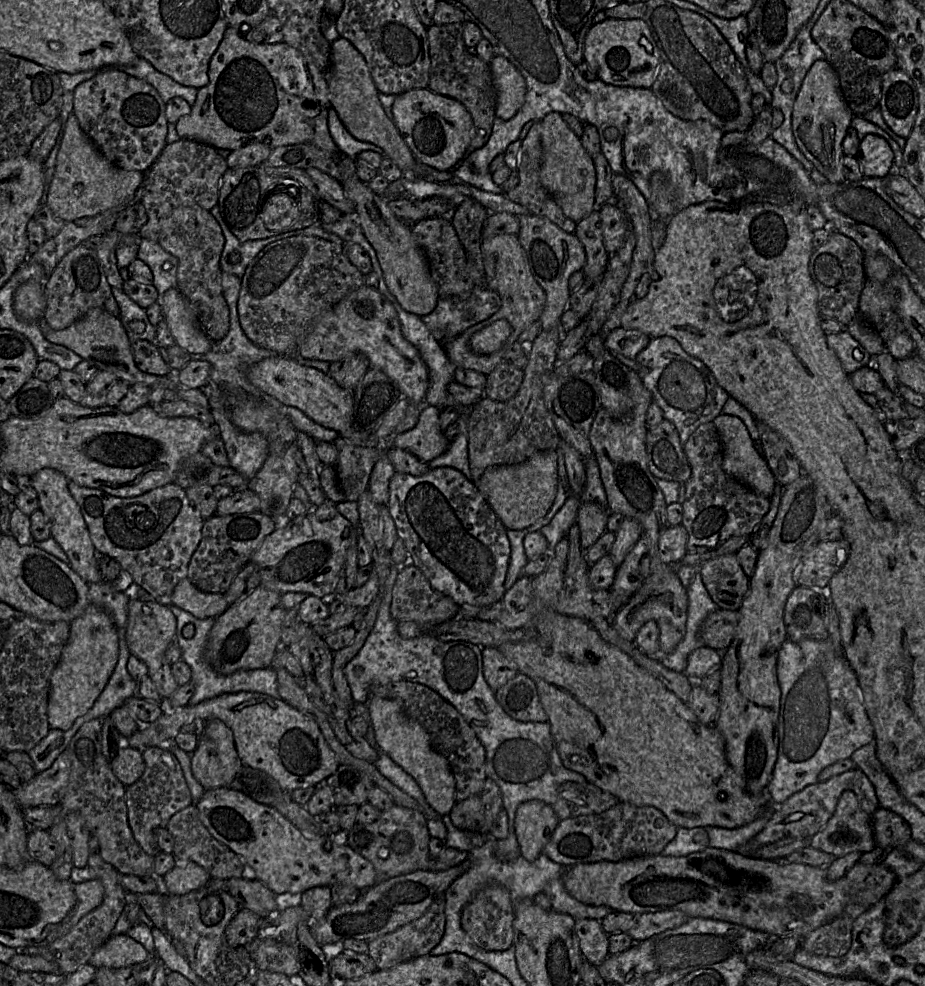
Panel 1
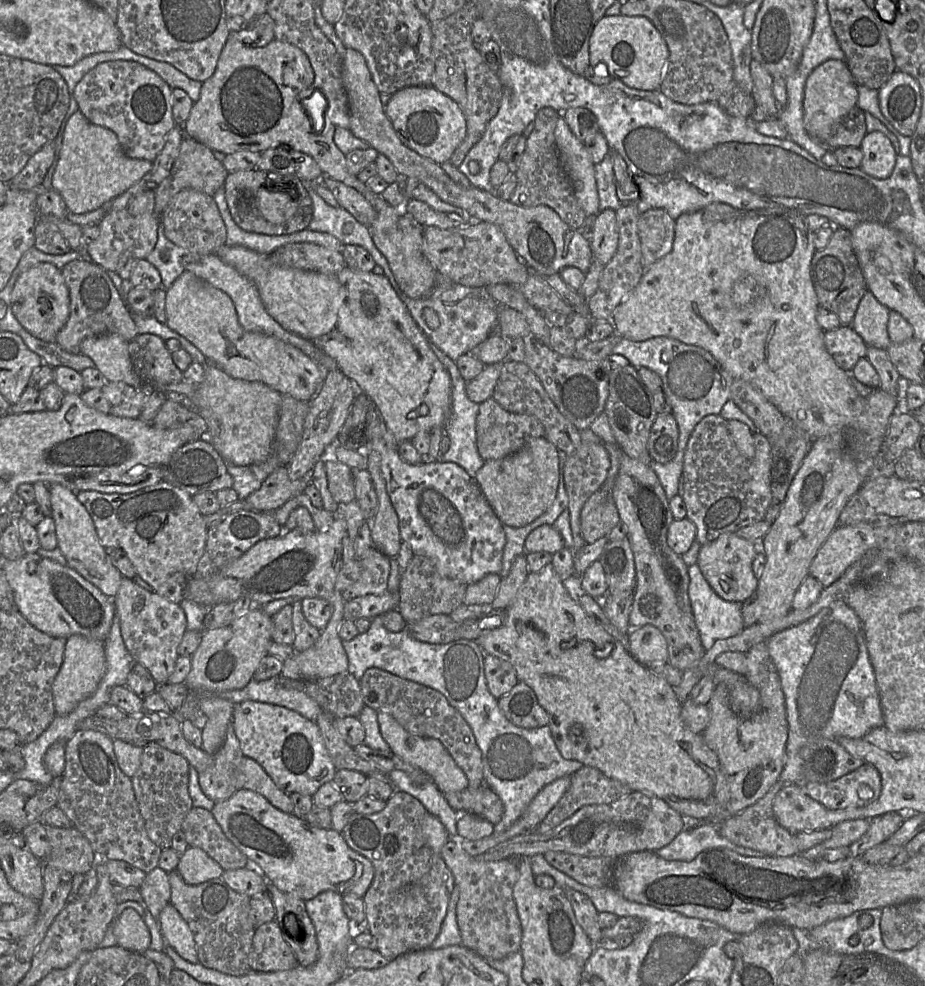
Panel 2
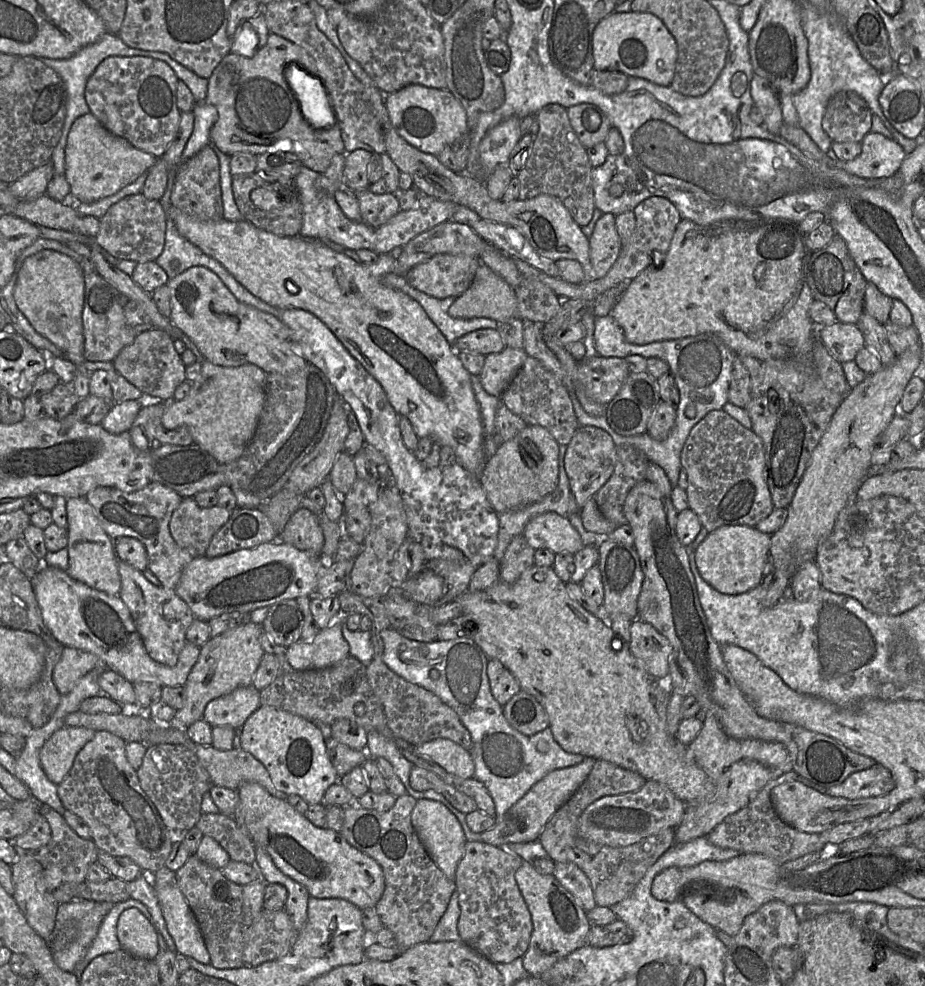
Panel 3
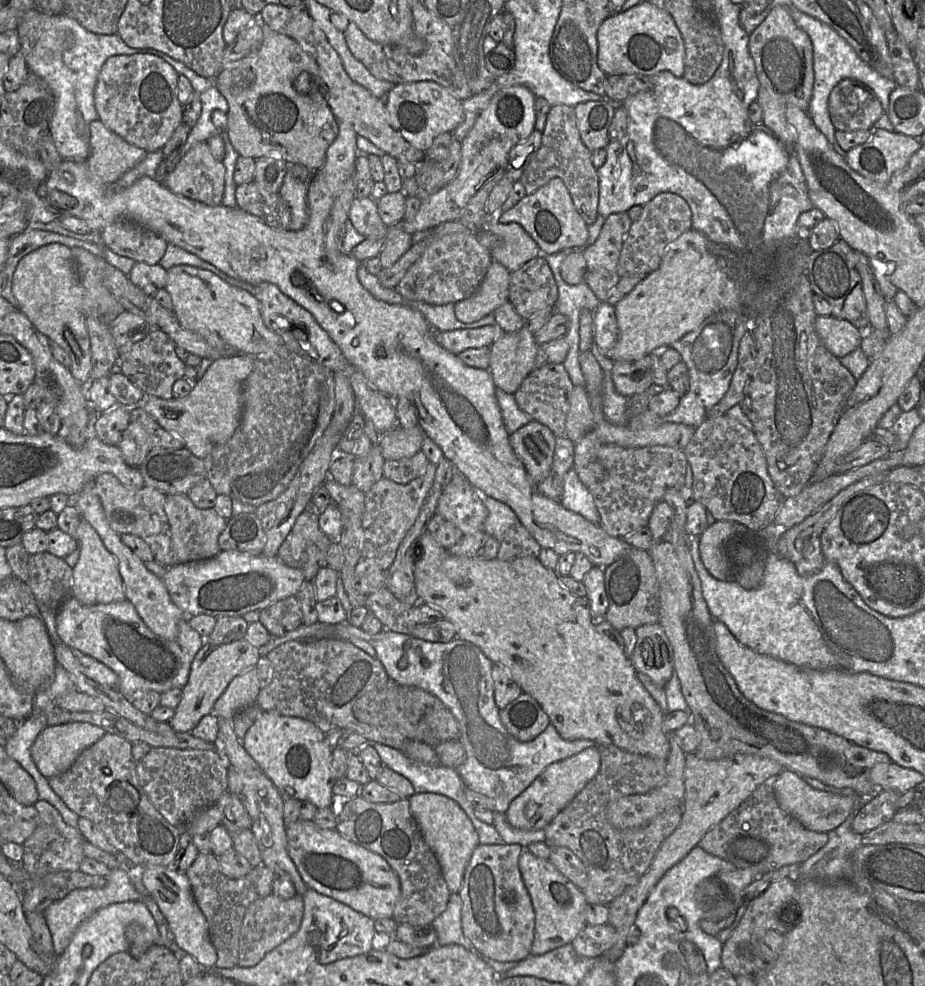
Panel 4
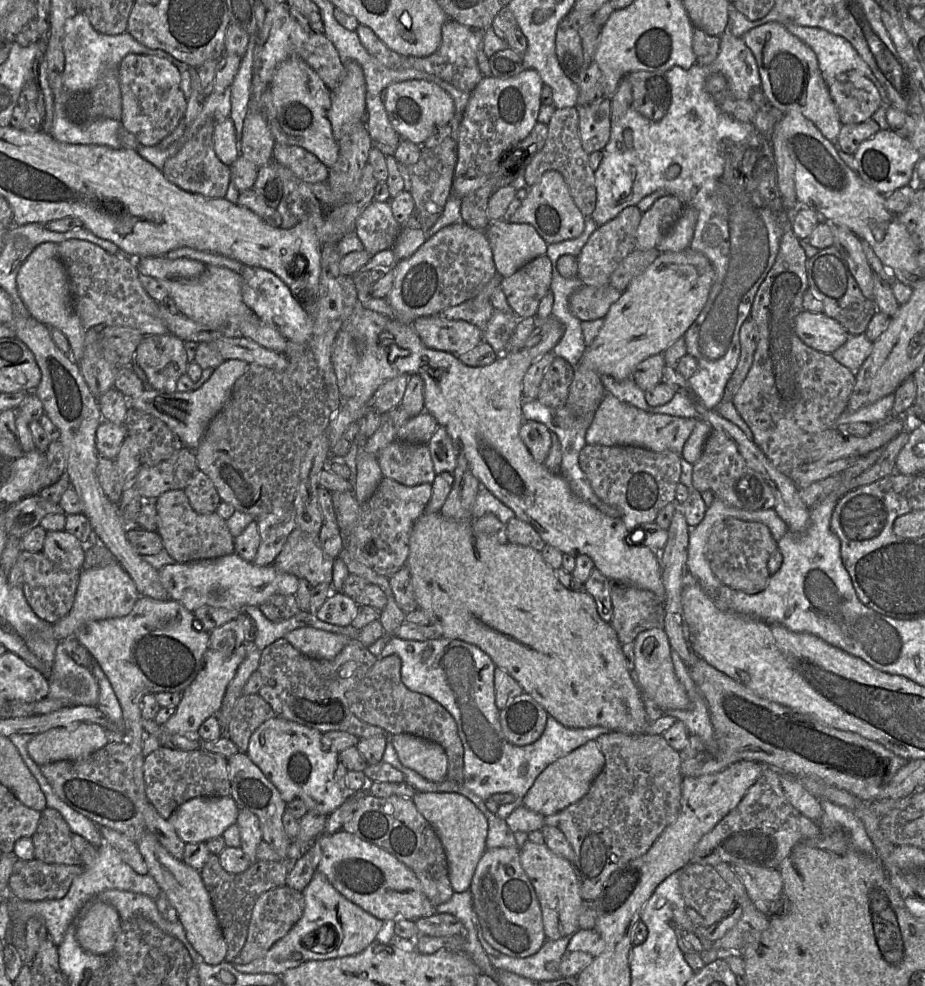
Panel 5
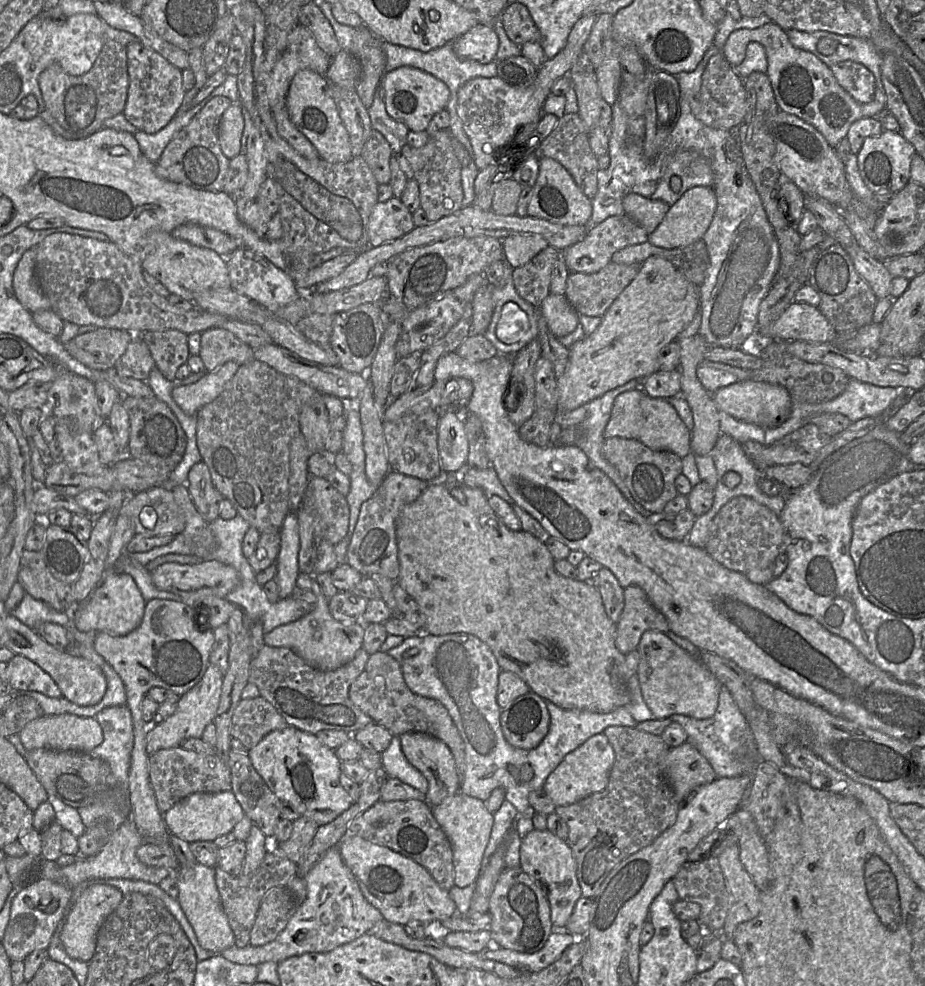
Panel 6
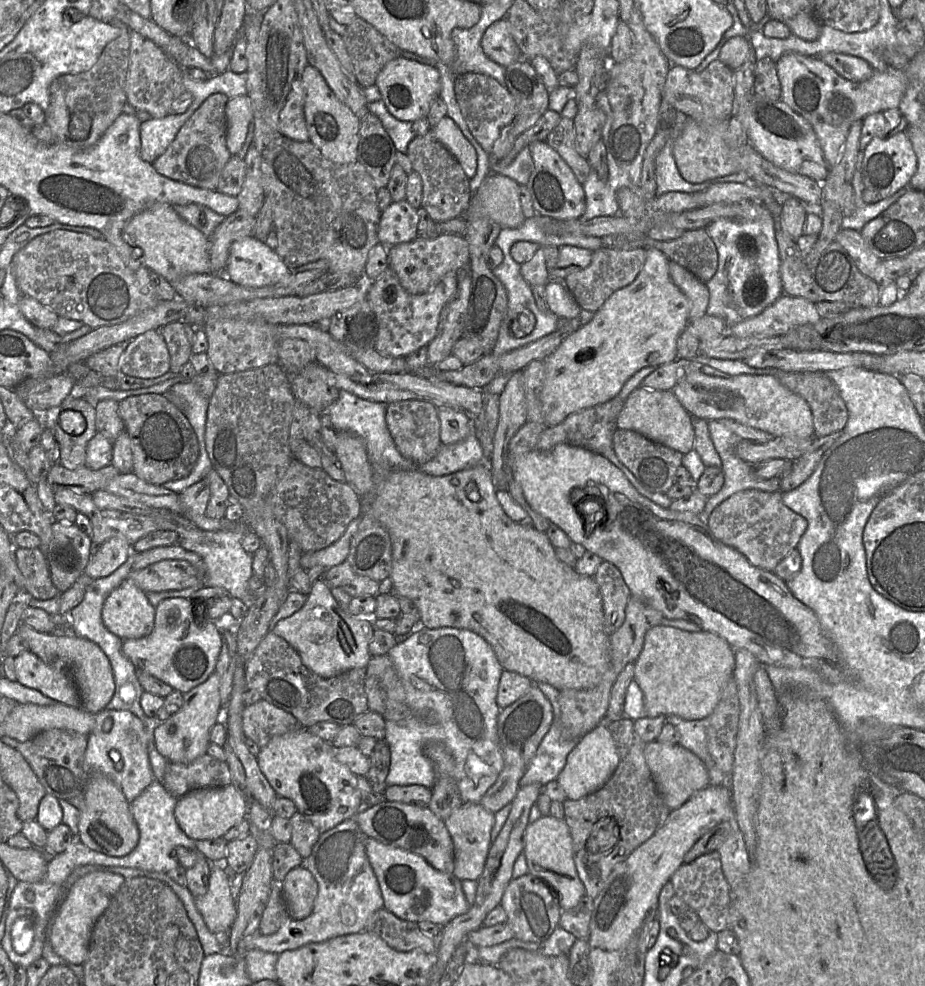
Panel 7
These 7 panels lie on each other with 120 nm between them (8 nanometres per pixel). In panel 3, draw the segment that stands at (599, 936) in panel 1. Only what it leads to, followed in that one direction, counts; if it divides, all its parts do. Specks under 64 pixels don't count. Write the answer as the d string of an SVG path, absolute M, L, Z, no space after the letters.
M555 863L553 875L575 897L586 913L597 906L589 879L577 865Z

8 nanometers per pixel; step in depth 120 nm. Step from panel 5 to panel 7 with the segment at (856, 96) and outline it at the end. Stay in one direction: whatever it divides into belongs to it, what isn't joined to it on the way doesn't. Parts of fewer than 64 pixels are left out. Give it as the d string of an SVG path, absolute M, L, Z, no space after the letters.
M825 52L817 57L832 67L840 76L853 82L865 81L874 73L873 67L866 60L849 54Z

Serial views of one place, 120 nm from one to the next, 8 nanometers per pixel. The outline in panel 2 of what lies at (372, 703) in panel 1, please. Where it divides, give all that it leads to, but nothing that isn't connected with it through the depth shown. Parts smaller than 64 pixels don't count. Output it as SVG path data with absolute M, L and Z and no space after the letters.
M377 711L377 718L380 733L392 753L426 773L441 793L460 792L467 788L467 777L439 740L410 734L391 715L383 711Z

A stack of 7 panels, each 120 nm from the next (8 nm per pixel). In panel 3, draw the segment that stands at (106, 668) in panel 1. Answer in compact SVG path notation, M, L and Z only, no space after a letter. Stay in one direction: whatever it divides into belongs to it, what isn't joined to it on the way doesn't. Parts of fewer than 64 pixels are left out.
M65 646L52 674L59 694L64 695L70 692L82 676L100 665L102 664L95 655Z

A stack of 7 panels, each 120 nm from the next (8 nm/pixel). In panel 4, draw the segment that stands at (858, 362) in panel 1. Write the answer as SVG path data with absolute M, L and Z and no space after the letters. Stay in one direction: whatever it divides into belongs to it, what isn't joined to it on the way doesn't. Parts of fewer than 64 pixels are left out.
M832 315L816 316L815 330L826 349L837 358L857 349L863 338L862 330Z

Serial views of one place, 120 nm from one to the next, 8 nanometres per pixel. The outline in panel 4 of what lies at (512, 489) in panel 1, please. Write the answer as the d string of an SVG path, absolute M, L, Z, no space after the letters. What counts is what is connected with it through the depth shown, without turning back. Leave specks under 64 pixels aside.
M531 421L509 436L509 442L534 484L550 473L555 450L555 435L545 425Z

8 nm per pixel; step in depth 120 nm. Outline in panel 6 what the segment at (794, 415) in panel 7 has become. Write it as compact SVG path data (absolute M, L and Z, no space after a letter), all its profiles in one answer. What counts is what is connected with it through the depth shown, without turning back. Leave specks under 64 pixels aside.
M750 379L738 381L711 393L718 411L726 412L744 422L755 424L765 429L774 428L784 423L792 411L792 400L783 386Z

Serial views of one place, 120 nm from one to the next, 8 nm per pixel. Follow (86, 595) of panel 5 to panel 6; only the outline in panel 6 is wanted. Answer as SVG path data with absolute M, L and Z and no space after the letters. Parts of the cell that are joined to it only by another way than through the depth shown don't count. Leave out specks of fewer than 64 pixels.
M123 572L107 573L89 597L76 604L70 611L75 627L82 632L104 632L112 636L124 636L141 623L146 601L133 578Z

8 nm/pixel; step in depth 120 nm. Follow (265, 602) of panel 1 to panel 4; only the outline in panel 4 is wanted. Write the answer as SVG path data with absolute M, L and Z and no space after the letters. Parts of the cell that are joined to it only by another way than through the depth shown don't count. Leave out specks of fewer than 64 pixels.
M245 638L223 645L205 642L192 661L188 681L182 688L182 699L169 722L172 729L176 733L191 732L202 717L212 713L215 702L229 683L244 671L255 667L259 658L259 648Z

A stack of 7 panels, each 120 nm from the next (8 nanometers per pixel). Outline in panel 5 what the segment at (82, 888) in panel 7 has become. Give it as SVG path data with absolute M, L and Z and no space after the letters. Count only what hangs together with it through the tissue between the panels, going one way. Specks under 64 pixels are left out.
M89 902L75 918L76 939L87 952L106 955L120 933L121 919L117 910L103 902Z

